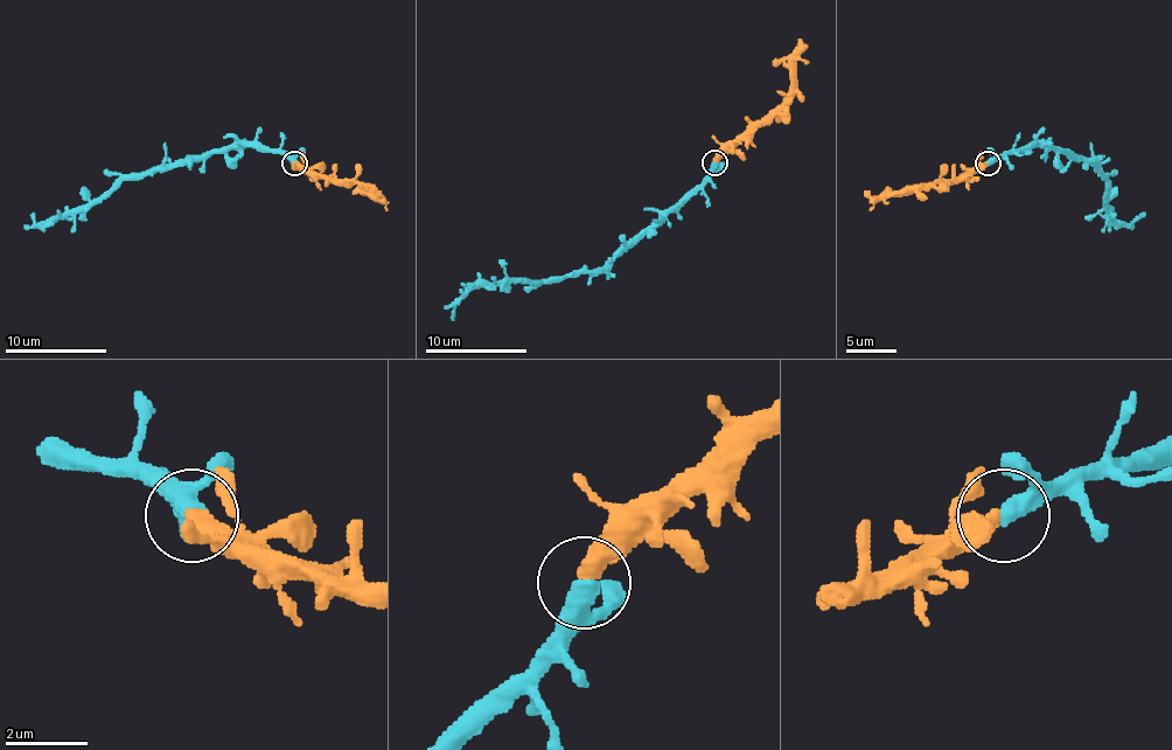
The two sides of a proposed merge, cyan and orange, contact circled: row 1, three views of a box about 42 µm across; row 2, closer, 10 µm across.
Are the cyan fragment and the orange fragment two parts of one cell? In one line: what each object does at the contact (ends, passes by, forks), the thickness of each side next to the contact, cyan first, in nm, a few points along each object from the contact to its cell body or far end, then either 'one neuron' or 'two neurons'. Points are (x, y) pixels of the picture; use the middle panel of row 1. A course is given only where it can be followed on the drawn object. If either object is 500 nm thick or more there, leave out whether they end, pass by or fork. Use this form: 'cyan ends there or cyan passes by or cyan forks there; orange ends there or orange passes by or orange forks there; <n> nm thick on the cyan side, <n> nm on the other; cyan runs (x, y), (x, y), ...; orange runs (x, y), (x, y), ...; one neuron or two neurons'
cyan ends there; orange ends there; 480 nm thick on the cyan side, 440 nm on the other; cyan runs (716, 162), (700, 183), (595, 270), (576, 270), (543, 279), (507, 279), (474, 287), (459, 303), (452, 320); orange runs (716, 160), (738, 145), (792, 89), (794, 58), (807, 43); one neuron

